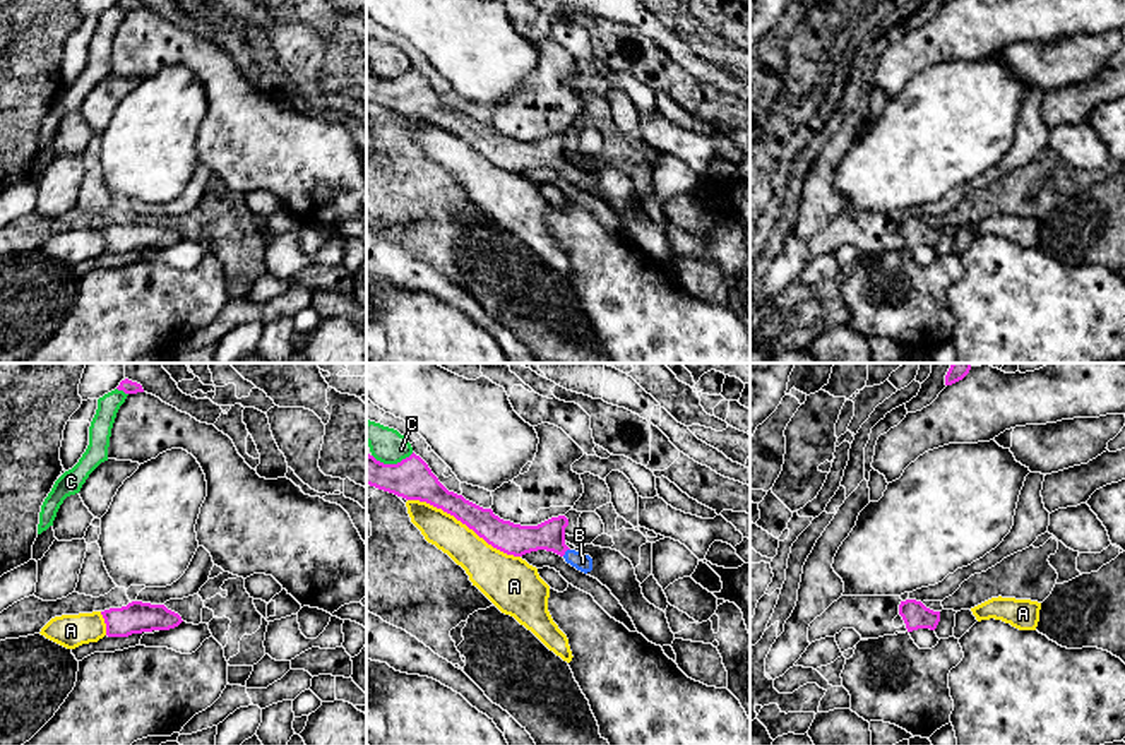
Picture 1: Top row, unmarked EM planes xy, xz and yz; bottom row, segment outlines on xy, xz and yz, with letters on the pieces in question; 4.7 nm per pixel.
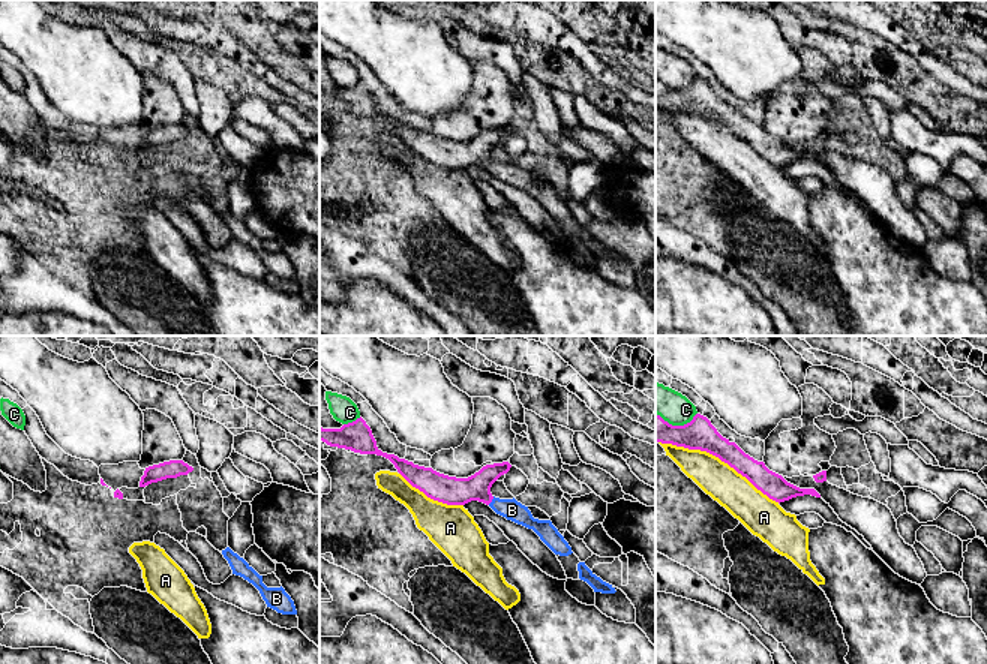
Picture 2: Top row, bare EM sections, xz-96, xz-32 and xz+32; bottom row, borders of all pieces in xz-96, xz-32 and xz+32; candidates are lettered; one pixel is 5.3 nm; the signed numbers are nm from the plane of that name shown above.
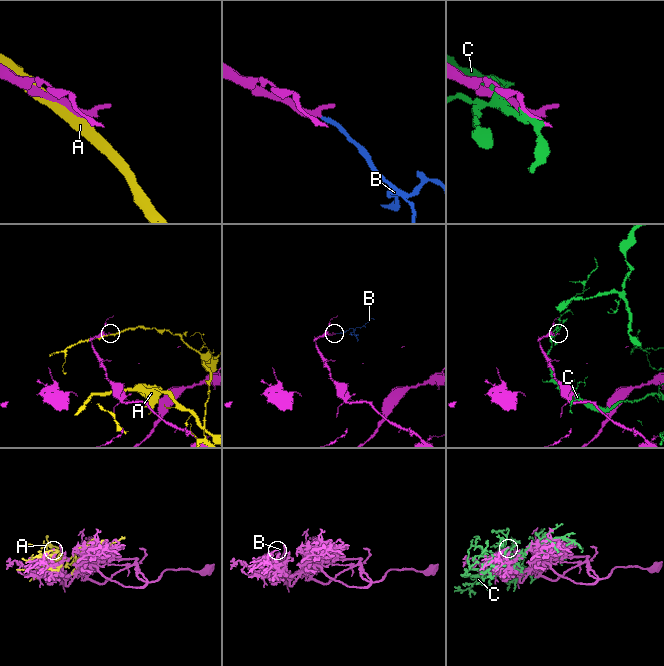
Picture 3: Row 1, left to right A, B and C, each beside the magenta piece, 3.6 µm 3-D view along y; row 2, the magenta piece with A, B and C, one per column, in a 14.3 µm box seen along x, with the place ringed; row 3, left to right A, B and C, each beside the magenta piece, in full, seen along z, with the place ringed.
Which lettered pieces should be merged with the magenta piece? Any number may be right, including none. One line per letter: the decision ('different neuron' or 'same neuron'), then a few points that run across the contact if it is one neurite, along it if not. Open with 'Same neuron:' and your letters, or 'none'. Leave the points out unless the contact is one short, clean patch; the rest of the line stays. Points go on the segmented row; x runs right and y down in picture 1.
Same neuron: B
A: different neuron
B: same neuron; line xz (516, 540), (552, 540), (565, 550), (583, 562)
C: different neuron

